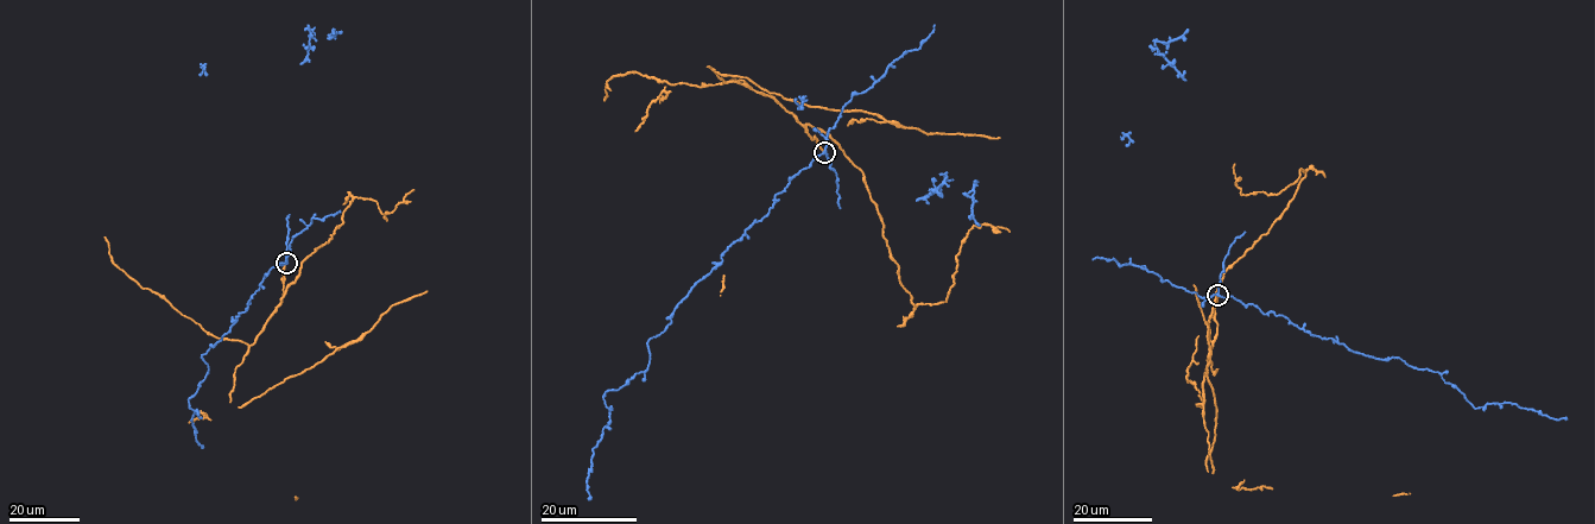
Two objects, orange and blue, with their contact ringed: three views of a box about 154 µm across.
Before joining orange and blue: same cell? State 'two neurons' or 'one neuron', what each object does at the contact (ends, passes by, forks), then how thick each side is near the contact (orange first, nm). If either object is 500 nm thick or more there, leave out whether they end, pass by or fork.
two neurons; orange ends there; blue forks there; 200 nm thick on the orange side, 220 nm on the other

